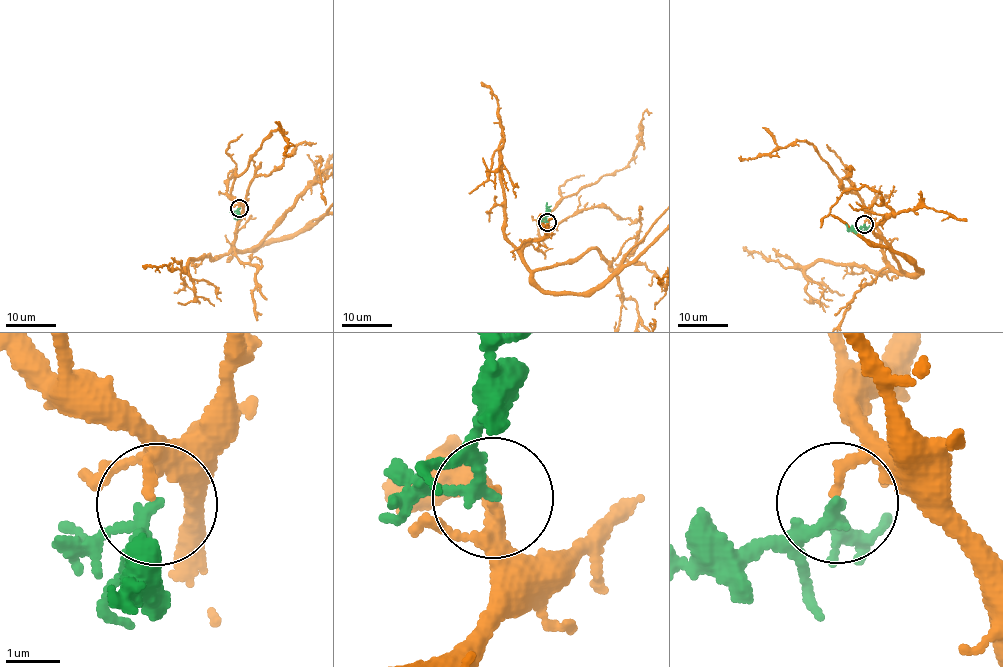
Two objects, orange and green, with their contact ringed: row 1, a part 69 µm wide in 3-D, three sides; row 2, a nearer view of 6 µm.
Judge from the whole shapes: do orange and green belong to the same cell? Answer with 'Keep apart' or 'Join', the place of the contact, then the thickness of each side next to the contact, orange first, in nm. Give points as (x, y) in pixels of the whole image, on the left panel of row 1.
Keep apart. Place: (239, 208). Thickness 180 nm (orange) against 180 nm

